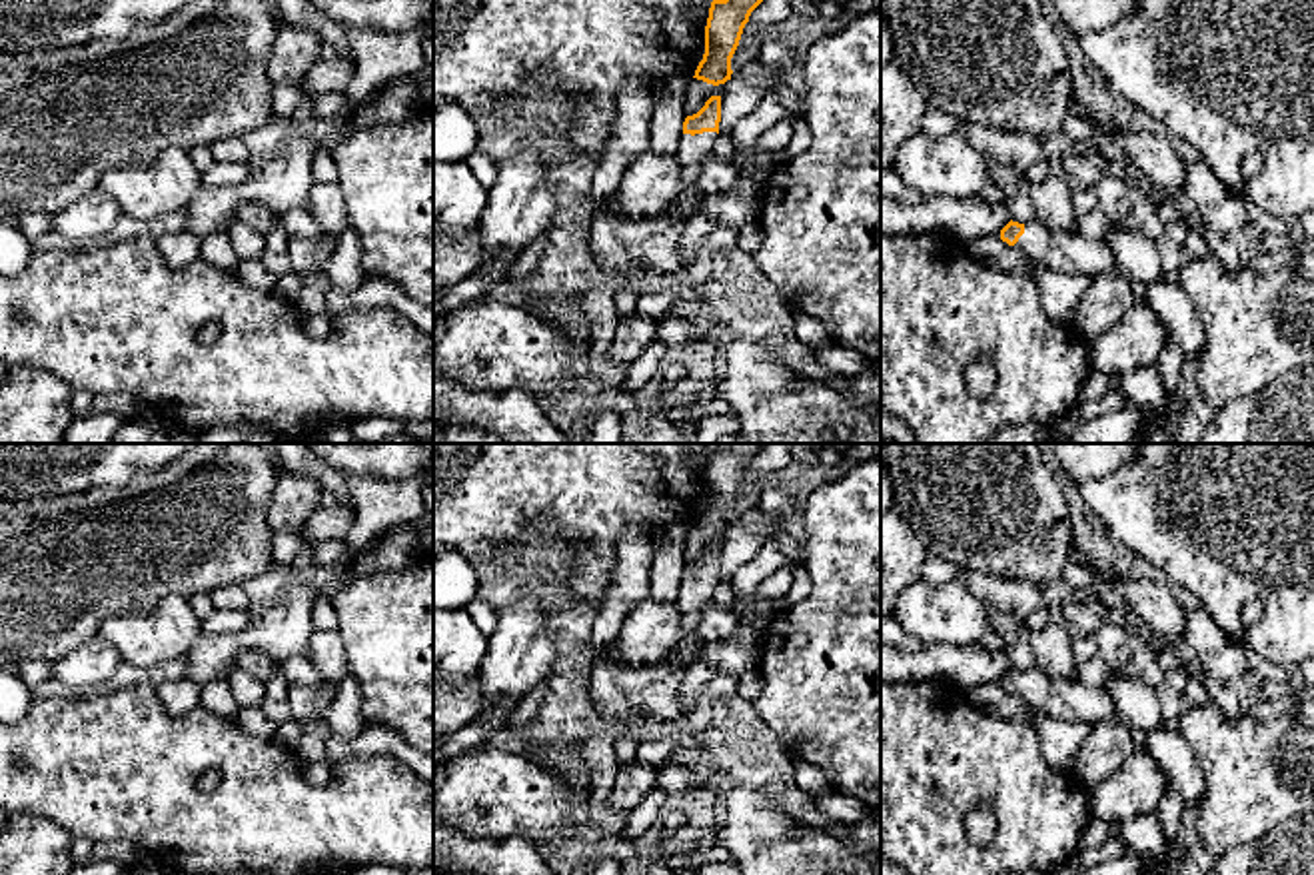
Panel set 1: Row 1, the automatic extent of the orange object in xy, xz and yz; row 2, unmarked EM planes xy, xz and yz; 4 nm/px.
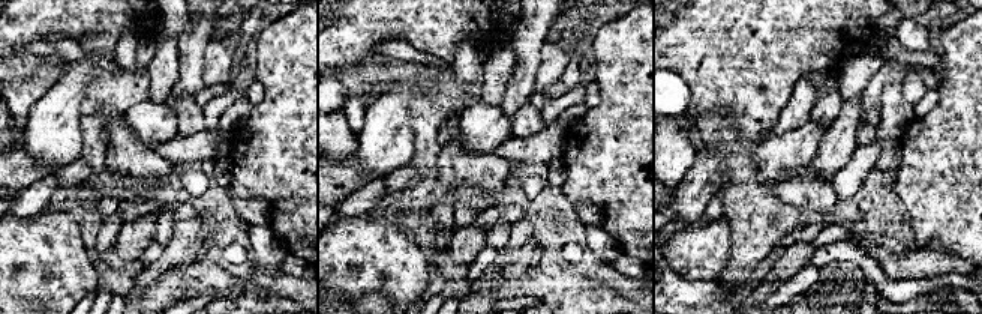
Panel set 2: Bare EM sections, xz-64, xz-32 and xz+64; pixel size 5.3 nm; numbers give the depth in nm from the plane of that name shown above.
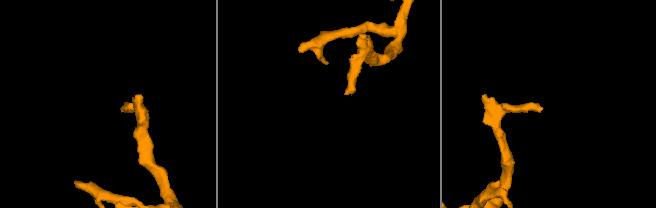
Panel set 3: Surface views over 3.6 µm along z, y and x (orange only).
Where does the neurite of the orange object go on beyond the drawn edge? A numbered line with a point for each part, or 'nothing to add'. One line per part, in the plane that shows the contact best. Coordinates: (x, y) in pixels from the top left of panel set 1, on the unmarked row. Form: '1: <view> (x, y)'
1: xz (691, 598)

